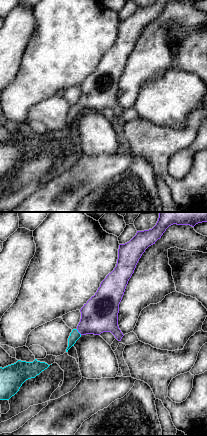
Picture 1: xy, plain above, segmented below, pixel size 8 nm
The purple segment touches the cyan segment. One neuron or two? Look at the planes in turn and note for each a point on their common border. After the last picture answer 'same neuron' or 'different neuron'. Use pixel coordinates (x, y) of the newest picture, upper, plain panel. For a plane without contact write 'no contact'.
(79, 108)

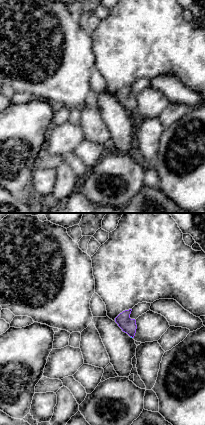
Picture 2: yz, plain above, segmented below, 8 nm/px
no contact

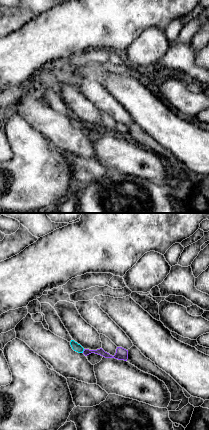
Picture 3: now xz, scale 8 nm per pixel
(83, 127)

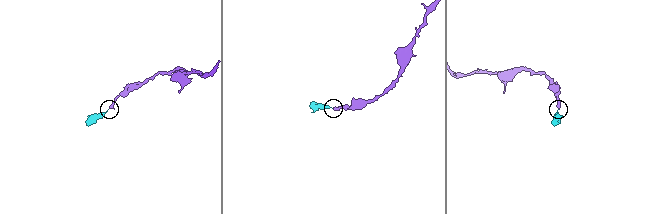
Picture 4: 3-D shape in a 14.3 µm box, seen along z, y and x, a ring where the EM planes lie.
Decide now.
same neuron

